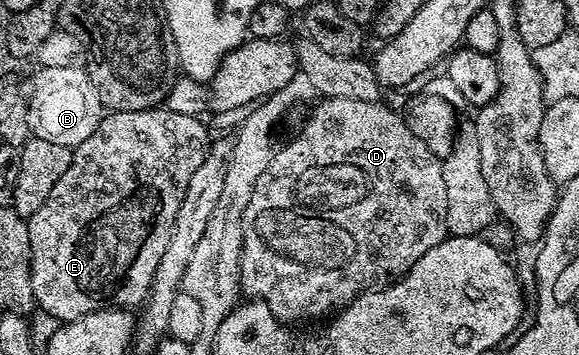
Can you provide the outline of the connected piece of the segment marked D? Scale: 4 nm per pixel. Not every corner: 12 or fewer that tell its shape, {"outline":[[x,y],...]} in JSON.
{"outline":[[325,98],[242,216],[284,324],[449,237],[444,163],[383,101]]}

